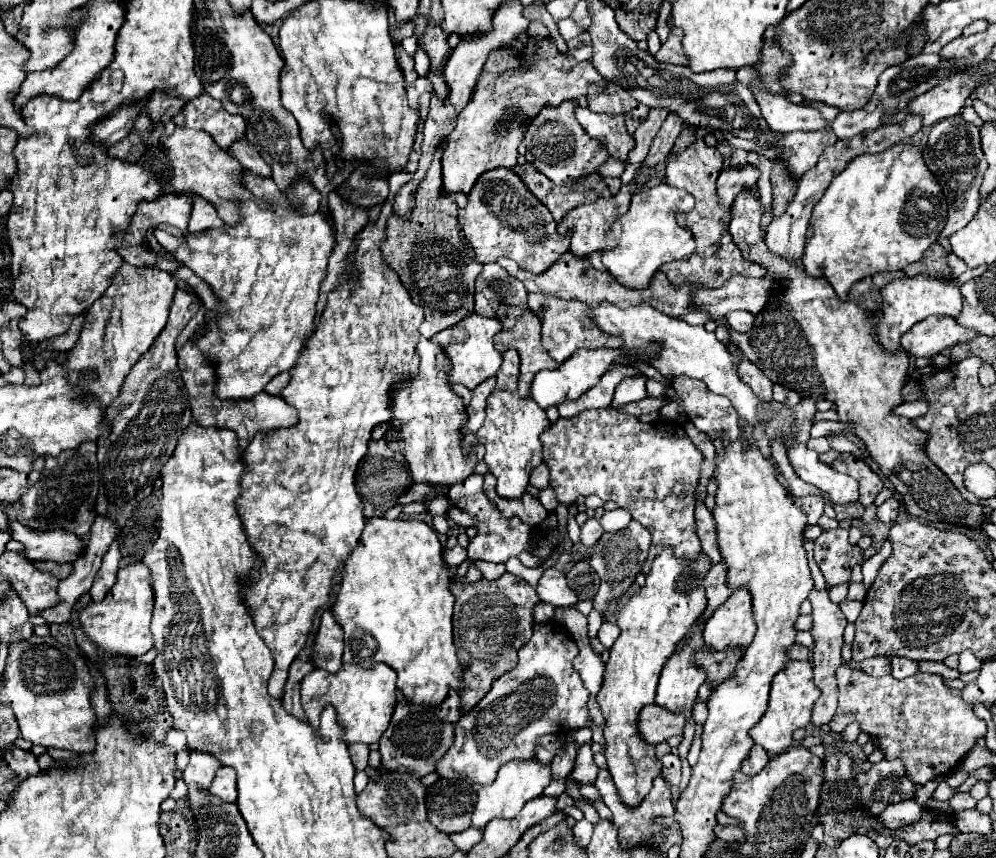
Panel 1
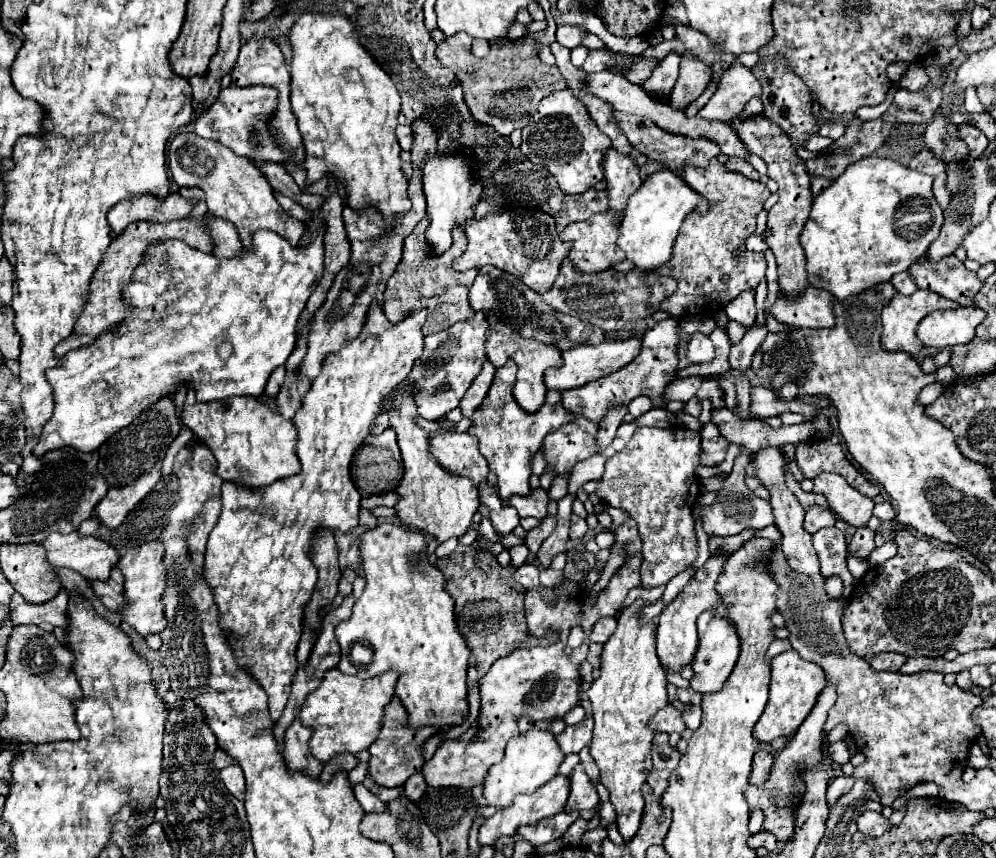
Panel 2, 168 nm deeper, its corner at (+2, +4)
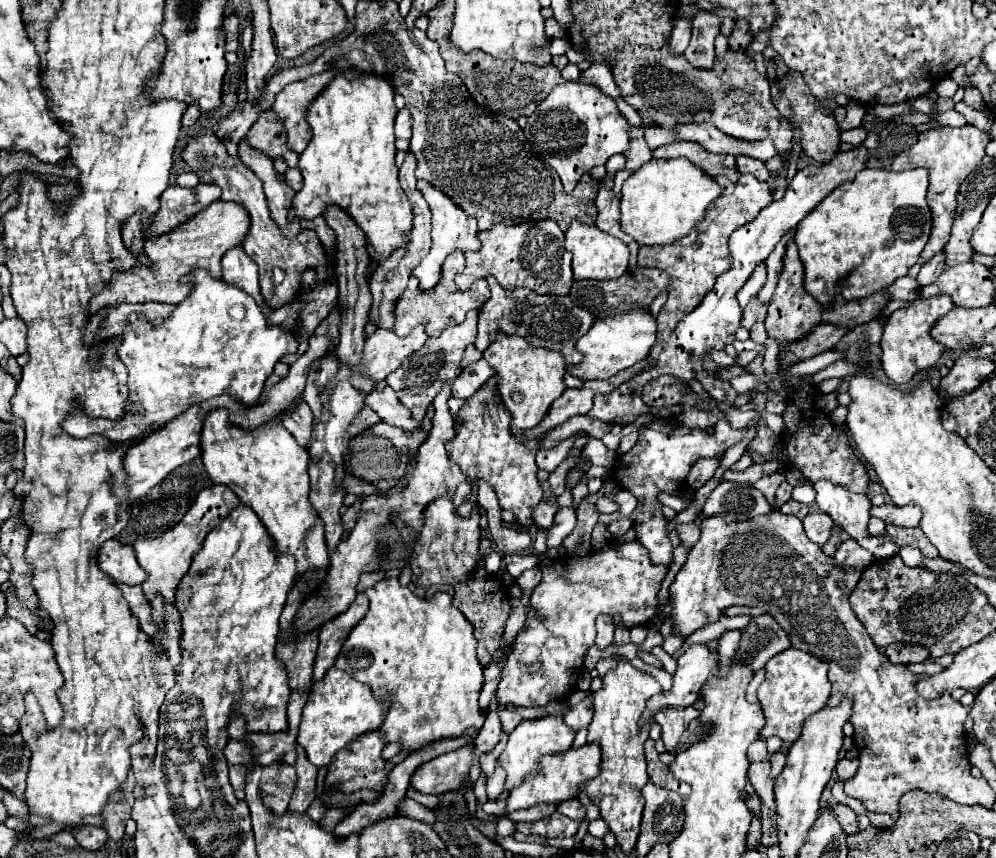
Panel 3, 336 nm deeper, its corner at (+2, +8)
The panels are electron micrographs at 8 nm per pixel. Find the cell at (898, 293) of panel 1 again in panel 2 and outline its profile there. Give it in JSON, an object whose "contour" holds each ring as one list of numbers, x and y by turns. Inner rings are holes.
{"contour":[[918,289,918,291,912,293,912,295,900,295,900,293,896,293,896,295,892,297,892,301,882,309,882,315,880,315,880,317,882,317,882,347,884,347,886,351,892,351,892,353,904,351,904,353,908,353,908,355,918,355,920,349,924,347,922,341,920,341,918,335,916,335,918,323,920,323,928,313,932,313,932,311,938,311,938,309,956,309,956,307,960,307,960,305,956,305,954,301,950,301,950,299,946,299,946,297,940,297,940,295,934,293,934,291]]}

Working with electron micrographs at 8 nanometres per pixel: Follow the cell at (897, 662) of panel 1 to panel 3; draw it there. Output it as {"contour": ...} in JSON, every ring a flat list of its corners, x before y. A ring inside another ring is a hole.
{"contour":[[928,659,928,661,922,661,922,663,914,663,914,665,908,665,908,669,912,669,914,673,936,675,936,673,942,673,942,671,944,671,944,665,936,663,934,659]]}

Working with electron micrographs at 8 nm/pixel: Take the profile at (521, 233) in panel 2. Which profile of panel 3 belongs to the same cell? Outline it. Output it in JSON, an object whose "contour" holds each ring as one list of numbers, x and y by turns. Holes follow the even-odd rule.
{"contour":[[544,219,540,223,520,223,520,225,494,225,488,231,480,231,478,239,482,243,480,251,466,251,466,267,456,275,456,285,466,291,476,279,494,275,506,289,528,287,546,295,566,295,572,285,572,255,564,249,564,233,556,221]]}

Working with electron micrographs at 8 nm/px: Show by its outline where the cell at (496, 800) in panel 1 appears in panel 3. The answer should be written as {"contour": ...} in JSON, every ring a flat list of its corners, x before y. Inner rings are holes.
{"contour":[[548,715,542,719,532,719,532,721,522,721,510,735,508,735,508,743,506,749,502,751,502,755,498,757,498,765,506,771,506,783,504,789,510,791,518,785,524,783,524,779,532,773,540,769,540,759,544,755,560,755,566,753,572,747,572,739,574,733,572,729,568,729,562,721,560,715]]}

